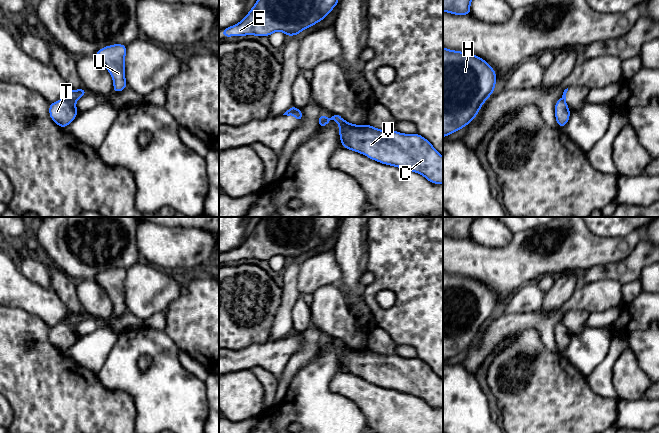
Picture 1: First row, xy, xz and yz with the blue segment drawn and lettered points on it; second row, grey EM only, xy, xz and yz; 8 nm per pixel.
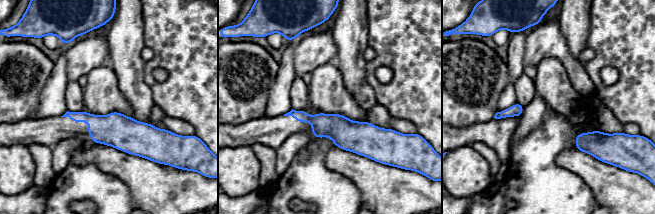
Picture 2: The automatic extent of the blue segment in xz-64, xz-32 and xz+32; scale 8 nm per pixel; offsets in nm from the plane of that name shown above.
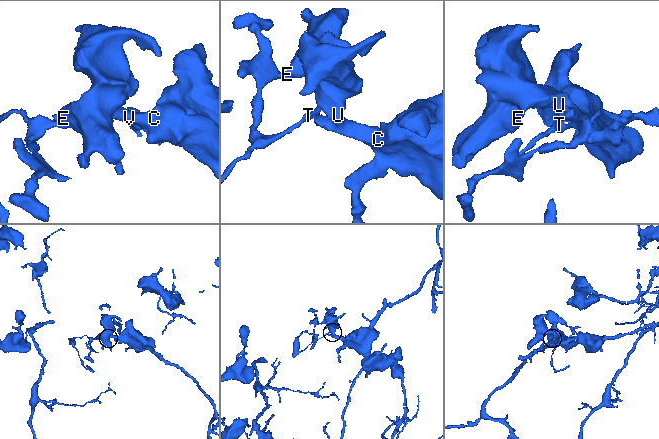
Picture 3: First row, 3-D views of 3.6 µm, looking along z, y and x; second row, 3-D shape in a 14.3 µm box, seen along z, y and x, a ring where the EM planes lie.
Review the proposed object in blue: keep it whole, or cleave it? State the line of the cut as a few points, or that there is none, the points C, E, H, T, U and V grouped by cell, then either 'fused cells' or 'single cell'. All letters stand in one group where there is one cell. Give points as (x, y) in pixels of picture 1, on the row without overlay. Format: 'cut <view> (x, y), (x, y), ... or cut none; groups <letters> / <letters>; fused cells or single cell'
cut xz (298, 333), (284, 338); groups C E H U V / T; fused cells

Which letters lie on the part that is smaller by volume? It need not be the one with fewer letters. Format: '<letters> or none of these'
T

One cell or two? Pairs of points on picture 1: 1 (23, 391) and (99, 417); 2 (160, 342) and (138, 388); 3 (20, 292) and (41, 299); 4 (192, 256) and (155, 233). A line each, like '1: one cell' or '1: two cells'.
1: one cell
2: one cell
3: one cell
4: one cell

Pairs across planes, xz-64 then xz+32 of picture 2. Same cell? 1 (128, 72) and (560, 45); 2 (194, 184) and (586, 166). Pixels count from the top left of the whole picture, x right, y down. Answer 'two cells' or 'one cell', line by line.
1: two cells
2: one cell

